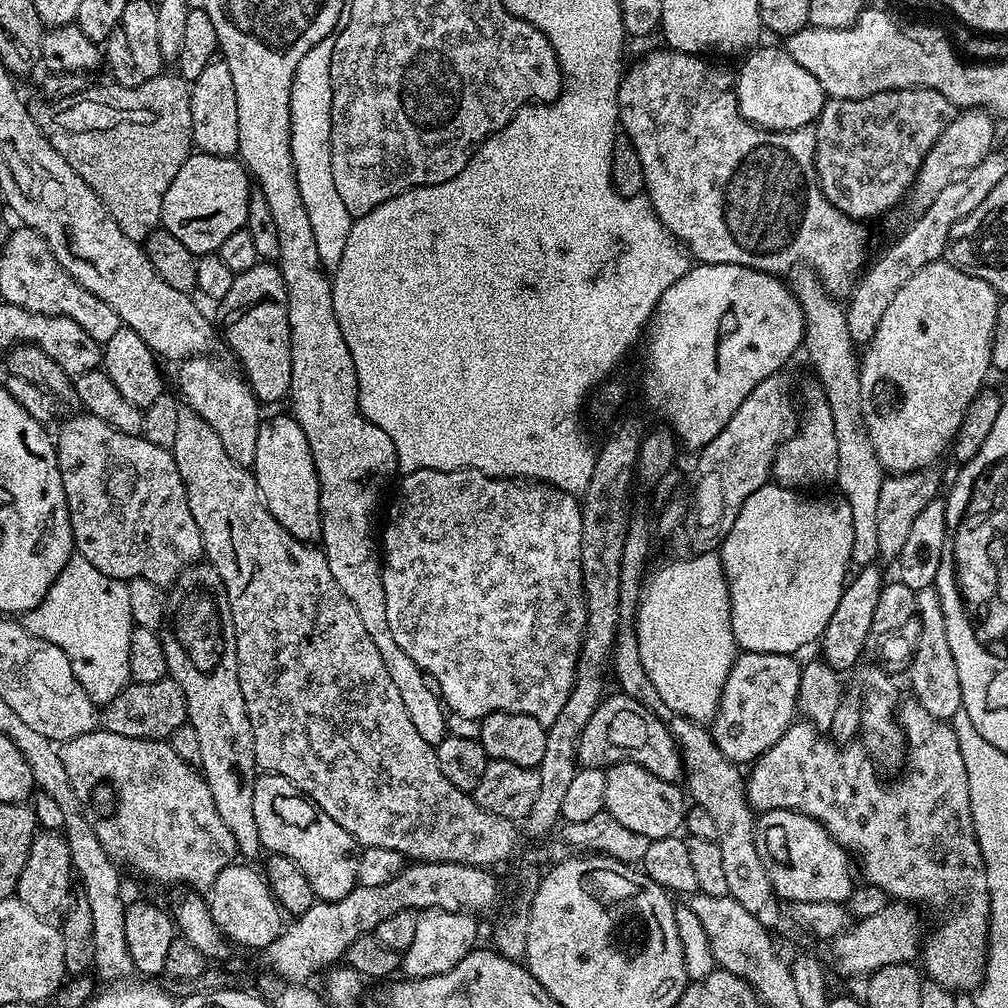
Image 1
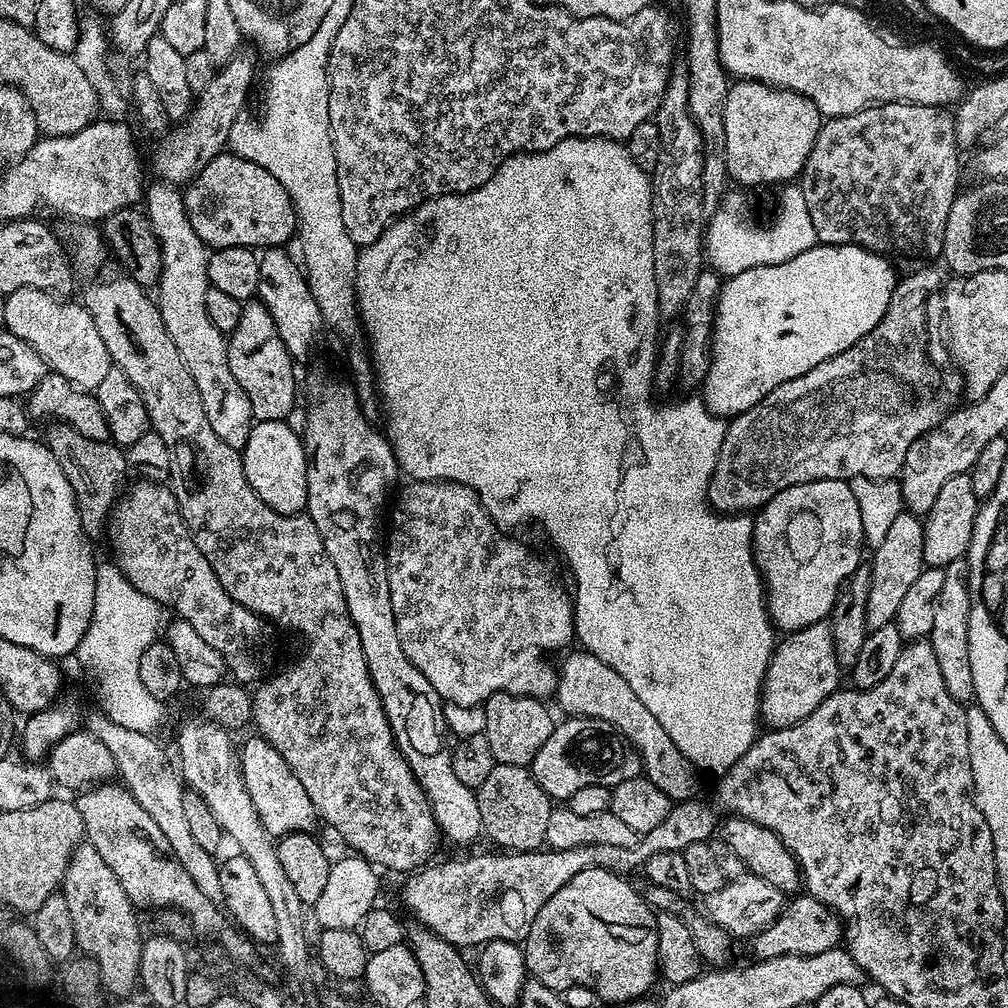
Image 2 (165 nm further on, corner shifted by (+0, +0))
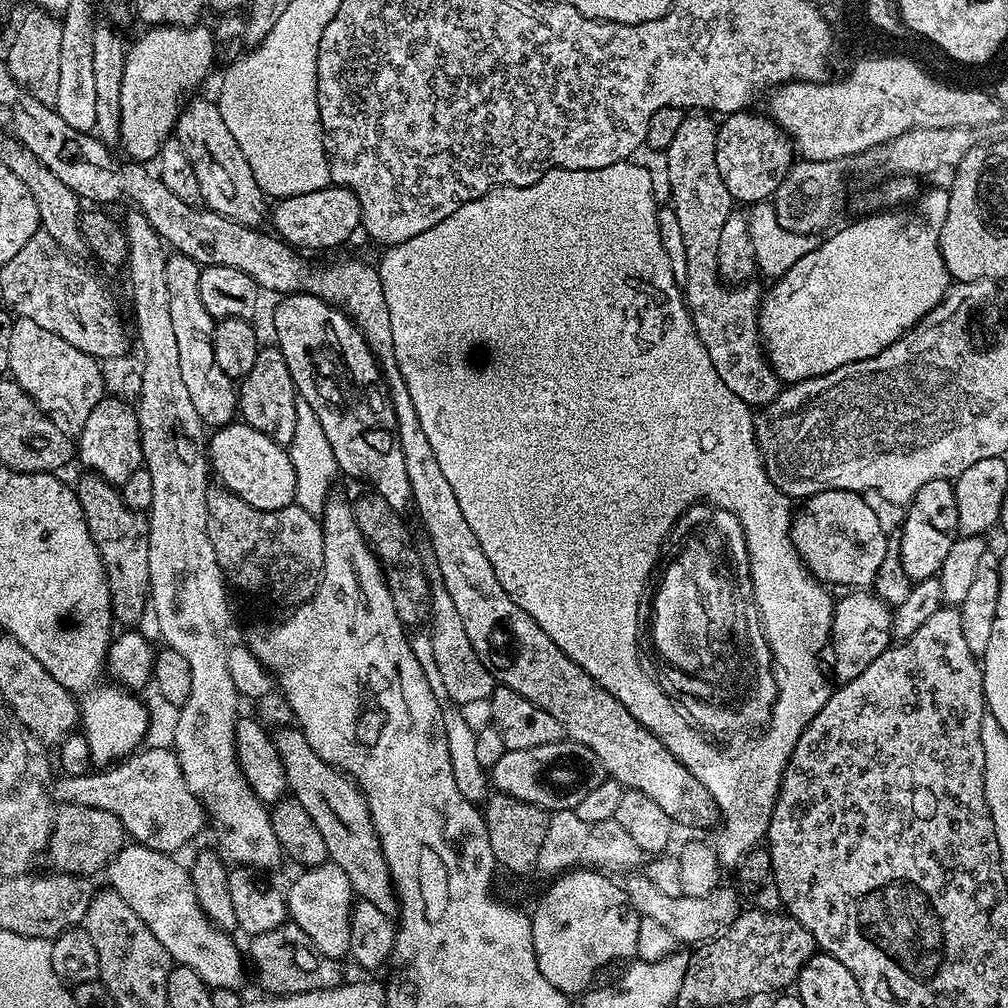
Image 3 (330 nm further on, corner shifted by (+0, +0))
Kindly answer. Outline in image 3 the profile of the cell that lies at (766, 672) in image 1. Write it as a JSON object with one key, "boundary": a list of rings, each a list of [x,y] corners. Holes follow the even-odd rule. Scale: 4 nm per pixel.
{"boundary":[[[848,590],[844,597],[837,599],[832,613],[832,635],[830,637],[830,668],[836,671],[837,681],[843,682],[858,678],[878,654],[890,647],[892,639],[892,608],[872,590]]]}

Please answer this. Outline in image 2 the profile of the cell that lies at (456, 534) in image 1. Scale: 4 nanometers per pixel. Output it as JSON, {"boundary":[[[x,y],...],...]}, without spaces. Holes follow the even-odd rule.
{"boundary":[[[435,479],[431,480],[418,480],[409,483],[409,488],[401,494],[396,500],[396,505],[392,508],[392,521],[387,521],[386,524],[386,555],[388,557],[388,585],[390,586],[390,602],[394,610],[394,618],[396,619],[396,629],[398,630],[398,638],[402,642],[402,650],[406,654],[406,658],[410,658],[410,662],[414,662],[414,666],[426,678],[426,682],[430,682],[430,686],[434,686],[434,690],[440,695],[441,701],[449,704],[457,704],[458,706],[480,706],[483,705],[485,700],[490,699],[495,692],[509,692],[510,694],[518,694],[519,696],[535,696],[537,698],[548,698],[556,691],[556,677],[558,675],[555,667],[547,668],[544,665],[544,659],[547,658],[551,652],[563,653],[569,647],[568,643],[573,643],[576,635],[576,623],[572,617],[572,602],[569,593],[564,593],[560,589],[558,581],[552,577],[552,572],[523,544],[520,540],[515,540],[512,536],[507,536],[507,531],[502,530],[501,525],[495,524],[490,518],[490,514],[486,509],[480,505],[480,498],[472,489],[462,486],[461,484],[449,484],[447,482],[437,482]]]}

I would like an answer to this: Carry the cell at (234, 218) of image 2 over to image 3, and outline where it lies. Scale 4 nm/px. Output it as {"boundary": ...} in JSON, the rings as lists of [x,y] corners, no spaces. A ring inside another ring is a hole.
{"boundary":[[[327,186],[313,193],[285,196],[273,204],[276,205],[270,208],[271,231],[297,250],[309,248],[312,252],[320,252],[323,248],[336,248],[360,228],[360,203],[348,188]]]}

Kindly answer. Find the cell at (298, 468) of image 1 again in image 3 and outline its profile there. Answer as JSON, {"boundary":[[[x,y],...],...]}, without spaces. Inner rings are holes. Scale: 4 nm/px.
{"boundary":[[[233,422],[215,429],[206,444],[211,471],[221,485],[263,512],[282,510],[296,498],[296,475],[285,445],[276,444],[249,424]]]}

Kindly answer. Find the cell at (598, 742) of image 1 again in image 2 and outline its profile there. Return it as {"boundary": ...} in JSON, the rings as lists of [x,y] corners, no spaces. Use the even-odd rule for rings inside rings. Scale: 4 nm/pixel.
{"boundary":[[[564,718],[553,727],[546,746],[532,759],[530,771],[553,801],[567,802],[575,792],[591,784],[613,789],[623,780],[641,775],[642,765],[612,725],[601,720]]]}

